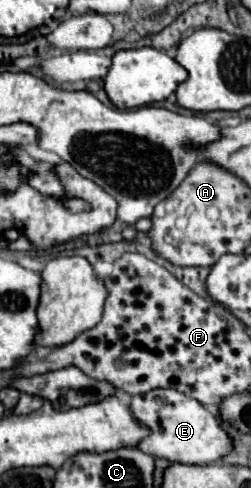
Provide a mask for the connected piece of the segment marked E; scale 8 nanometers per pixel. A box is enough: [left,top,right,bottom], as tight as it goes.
[130,388,234,464]

